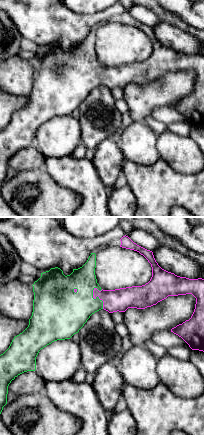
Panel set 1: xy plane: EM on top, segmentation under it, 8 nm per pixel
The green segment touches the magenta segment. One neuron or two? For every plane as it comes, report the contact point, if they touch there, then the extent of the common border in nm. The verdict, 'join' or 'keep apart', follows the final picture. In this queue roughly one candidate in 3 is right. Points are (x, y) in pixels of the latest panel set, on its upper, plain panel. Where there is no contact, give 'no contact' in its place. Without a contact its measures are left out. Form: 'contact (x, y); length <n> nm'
contact (96, 73); length 190 nm

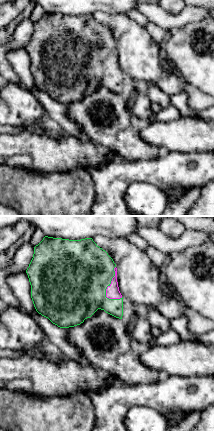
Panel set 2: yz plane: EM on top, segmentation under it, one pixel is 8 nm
contact (110, 59); length 280 nm

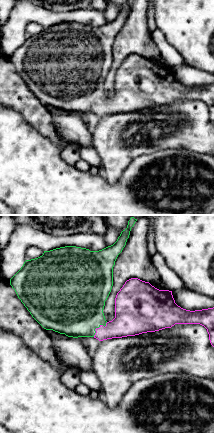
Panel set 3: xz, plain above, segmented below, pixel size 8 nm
contact (98, 103); length 170 nm

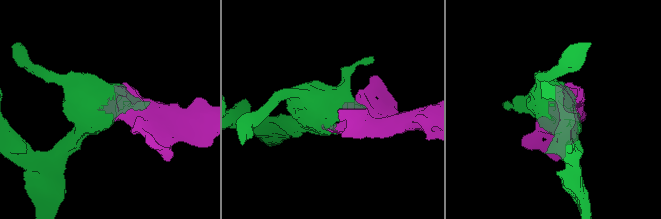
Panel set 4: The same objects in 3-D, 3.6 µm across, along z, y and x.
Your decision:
join

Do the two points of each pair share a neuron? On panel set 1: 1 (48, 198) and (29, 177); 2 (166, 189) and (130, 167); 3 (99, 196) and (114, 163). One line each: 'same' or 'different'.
1: same
2: same
3: different

